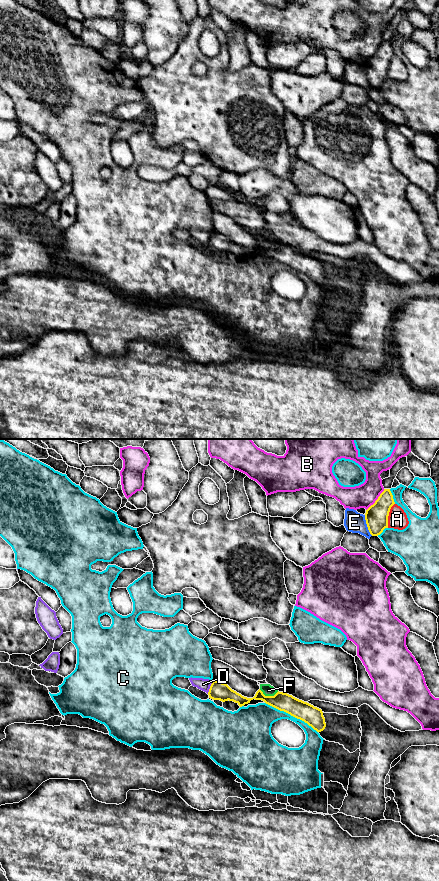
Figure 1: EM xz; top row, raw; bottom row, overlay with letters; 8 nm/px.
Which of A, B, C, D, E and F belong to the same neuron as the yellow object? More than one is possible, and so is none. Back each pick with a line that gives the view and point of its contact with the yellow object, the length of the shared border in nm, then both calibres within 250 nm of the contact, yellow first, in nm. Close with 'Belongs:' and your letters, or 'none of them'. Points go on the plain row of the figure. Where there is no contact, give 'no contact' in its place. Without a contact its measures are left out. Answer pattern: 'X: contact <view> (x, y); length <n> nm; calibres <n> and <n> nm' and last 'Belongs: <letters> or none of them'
Belongs: none of them

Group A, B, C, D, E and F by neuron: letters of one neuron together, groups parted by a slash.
A / B / C / D / E / F

